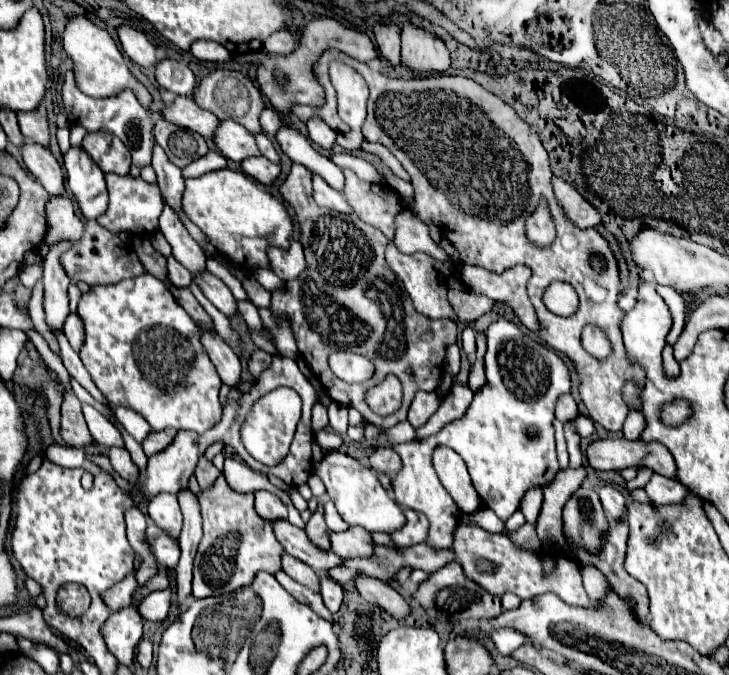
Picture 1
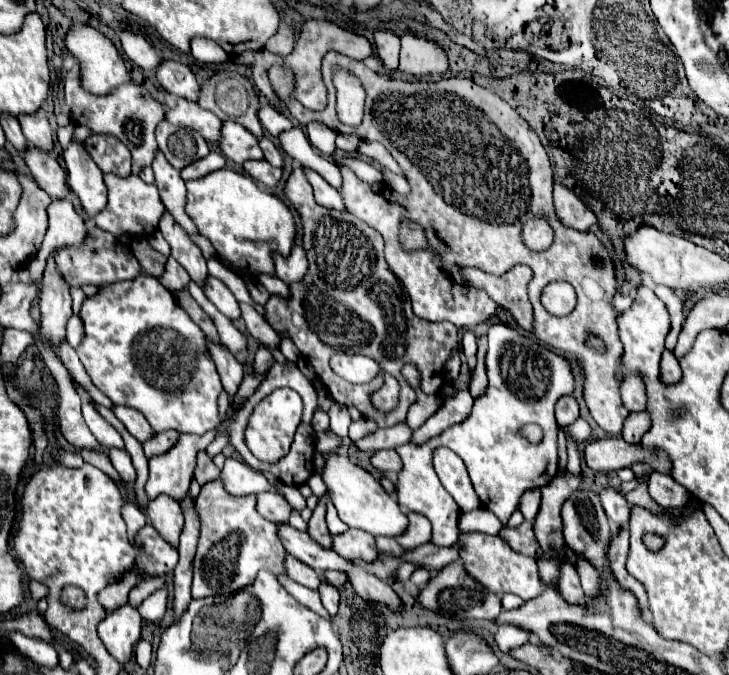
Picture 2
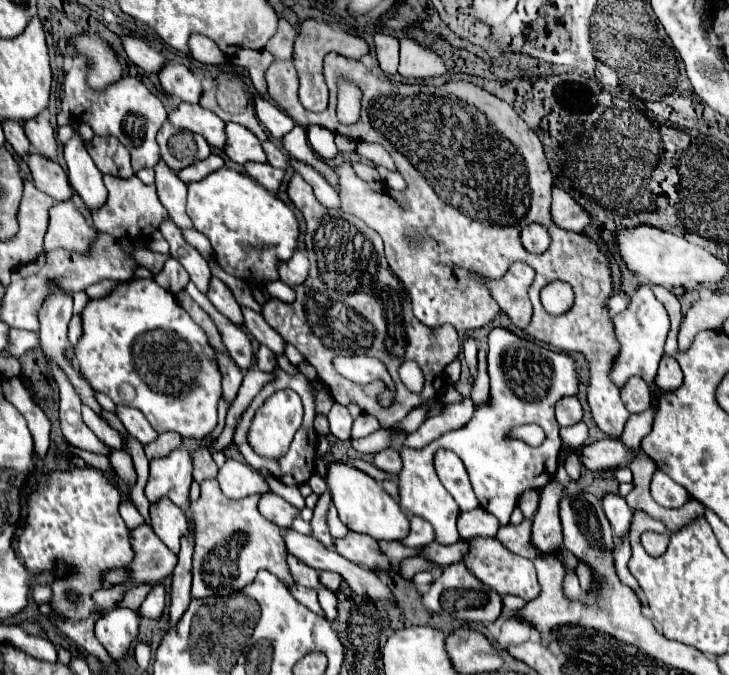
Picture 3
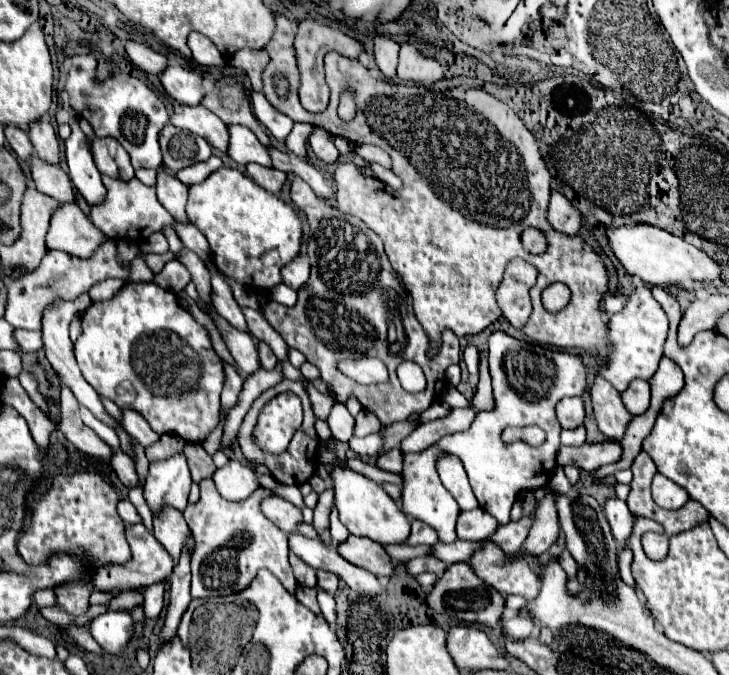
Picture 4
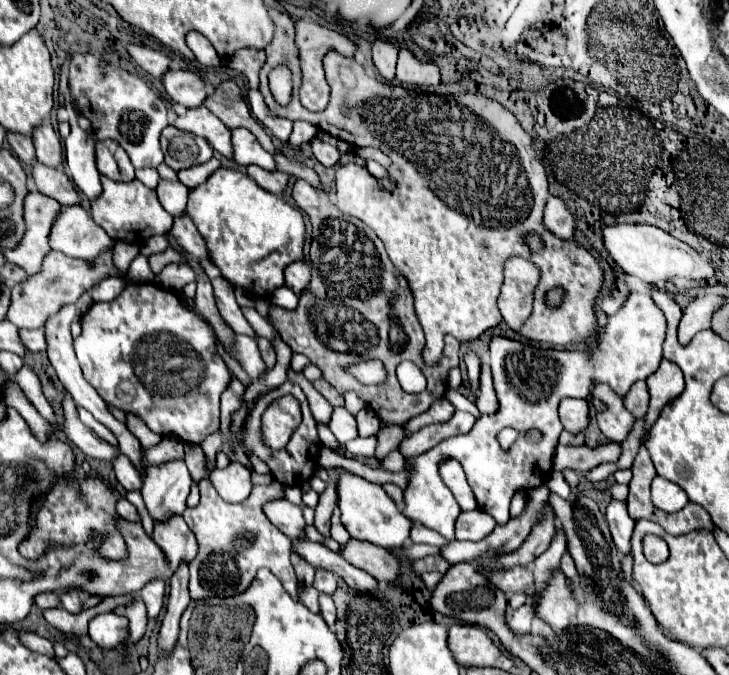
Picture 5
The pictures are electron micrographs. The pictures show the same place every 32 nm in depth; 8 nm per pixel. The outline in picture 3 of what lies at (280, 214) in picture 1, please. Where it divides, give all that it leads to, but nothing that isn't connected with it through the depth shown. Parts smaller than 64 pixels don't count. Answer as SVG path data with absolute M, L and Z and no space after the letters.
M220 168L200 182L188 184L186 212L196 230L212 244L220 268L242 282L264 286L278 280L278 264L288 262L298 248L300 224L292 208L278 196L230 168Z

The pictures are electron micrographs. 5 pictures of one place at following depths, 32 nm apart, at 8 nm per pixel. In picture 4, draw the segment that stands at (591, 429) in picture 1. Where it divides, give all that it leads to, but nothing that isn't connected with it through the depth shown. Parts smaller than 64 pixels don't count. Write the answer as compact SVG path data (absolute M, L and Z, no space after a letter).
M580 426L574 430L562 429L560 433L561 444L566 446L581 446L586 442L585 426Z

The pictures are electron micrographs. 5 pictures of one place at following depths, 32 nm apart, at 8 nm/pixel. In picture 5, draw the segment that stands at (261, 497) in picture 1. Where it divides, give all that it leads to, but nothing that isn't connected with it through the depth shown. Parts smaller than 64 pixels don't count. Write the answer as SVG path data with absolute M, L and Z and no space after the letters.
M274 500L274 502L268 502L266 508L264 508L268 520L280 530L284 532L288 538L292 540L300 540L300 538L306 538L304 536L304 528L306 528L306 522L302 518L302 508L288 502L288 500Z

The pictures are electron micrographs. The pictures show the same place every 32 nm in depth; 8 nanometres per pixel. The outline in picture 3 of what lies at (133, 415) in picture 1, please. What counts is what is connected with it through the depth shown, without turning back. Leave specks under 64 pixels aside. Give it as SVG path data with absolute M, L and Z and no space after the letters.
M118 408L118 418L124 422L124 428L130 436L134 436L140 444L150 444L152 440L158 438L158 434L152 430L148 420L142 416L140 410L136 408Z

